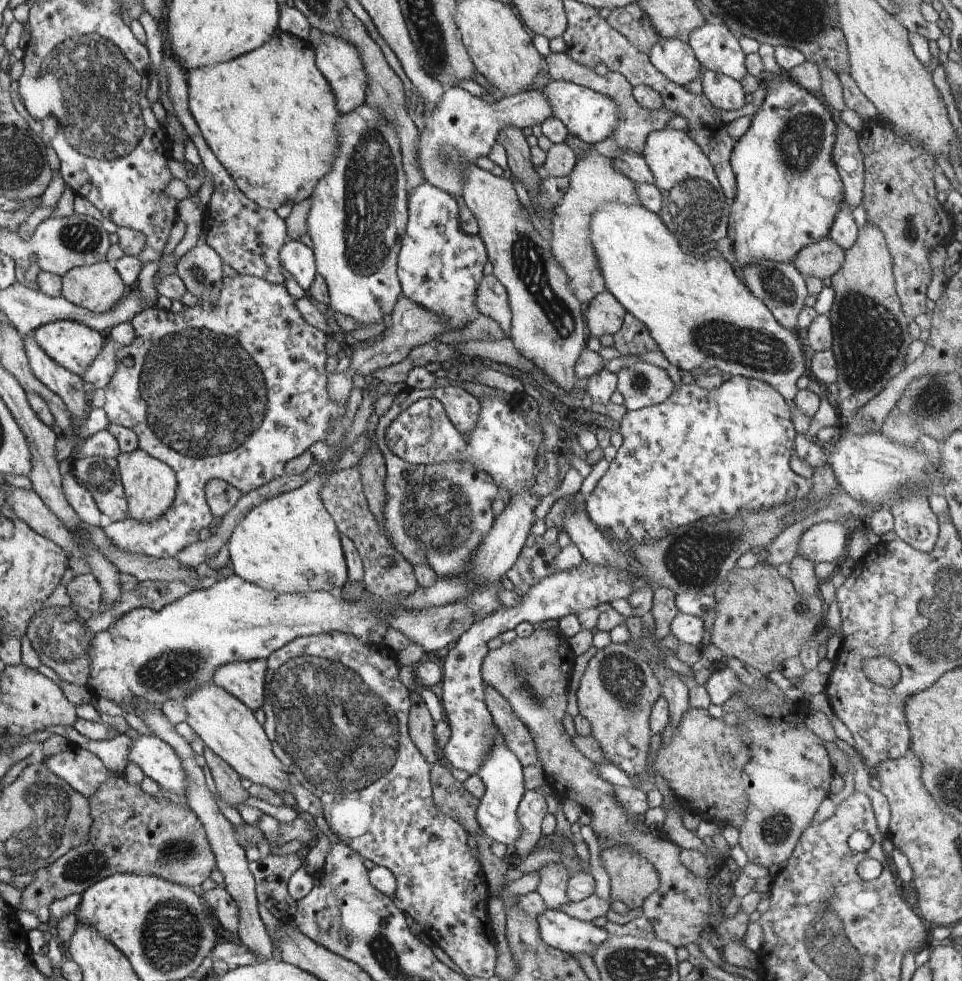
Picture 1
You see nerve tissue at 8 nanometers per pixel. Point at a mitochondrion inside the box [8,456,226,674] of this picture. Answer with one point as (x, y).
(59, 632)

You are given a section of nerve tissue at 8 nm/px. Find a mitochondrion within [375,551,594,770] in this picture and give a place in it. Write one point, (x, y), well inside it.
(518, 671)

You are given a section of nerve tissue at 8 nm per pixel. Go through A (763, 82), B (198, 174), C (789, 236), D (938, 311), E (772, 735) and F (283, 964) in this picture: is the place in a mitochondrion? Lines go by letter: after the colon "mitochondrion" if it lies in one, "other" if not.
A: other
B: other
C: other
D: other
E: other
F: other

